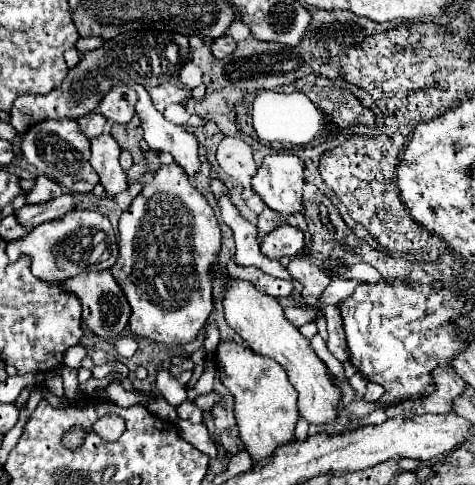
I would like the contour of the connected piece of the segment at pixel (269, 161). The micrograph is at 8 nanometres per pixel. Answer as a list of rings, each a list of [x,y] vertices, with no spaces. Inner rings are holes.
[[[269,154],[251,180],[251,188],[279,214],[301,212],[305,164],[293,154]]]

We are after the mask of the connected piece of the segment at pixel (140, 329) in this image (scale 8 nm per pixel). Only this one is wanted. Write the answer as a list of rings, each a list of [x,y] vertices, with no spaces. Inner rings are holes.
[[[177,162],[161,164],[119,218],[119,258],[111,272],[131,306],[131,332],[163,344],[193,340],[213,310],[209,272],[219,250],[221,228],[213,208]]]

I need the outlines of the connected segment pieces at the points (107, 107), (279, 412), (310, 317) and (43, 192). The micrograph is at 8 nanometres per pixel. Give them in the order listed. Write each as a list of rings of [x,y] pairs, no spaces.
[[[119,84],[103,96],[103,100],[99,102],[99,112],[117,124],[127,124],[135,114],[135,102],[137,92],[129,90],[129,86],[125,84]]]
[[[221,342],[217,348],[219,378],[235,396],[235,418],[239,428],[241,446],[249,452],[253,462],[269,458],[277,446],[295,440],[295,424],[299,420],[297,410],[297,390],[289,382],[285,370],[269,360],[261,358],[237,342]]]
[[[287,307],[284,309],[287,319],[296,327],[300,328],[306,323],[313,322],[318,310],[308,307],[306,310],[298,310],[296,307]]]
[[[39,176],[35,182],[35,188],[27,194],[27,204],[37,204],[37,202],[49,202],[53,198],[59,198],[63,194],[63,188],[49,180],[47,176]]]

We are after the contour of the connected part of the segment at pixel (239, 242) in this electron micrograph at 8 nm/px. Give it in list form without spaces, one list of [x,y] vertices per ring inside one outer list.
[[[219,196],[217,198],[217,206],[221,212],[221,220],[233,230],[235,234],[235,262],[239,266],[257,266],[261,268],[265,274],[277,276],[277,278],[285,278],[285,280],[293,280],[289,276],[289,272],[277,262],[277,260],[269,260],[263,258],[261,250],[259,250],[259,242],[257,242],[257,228],[251,226],[245,218],[241,218],[239,210],[231,204],[229,196]]]

